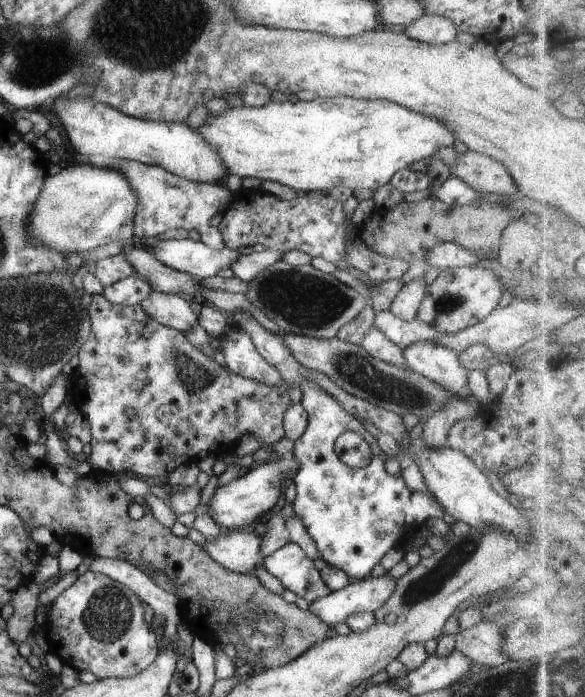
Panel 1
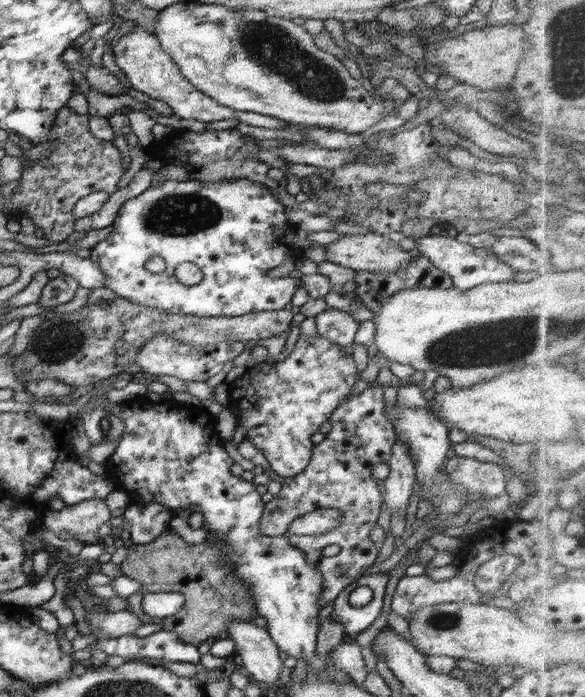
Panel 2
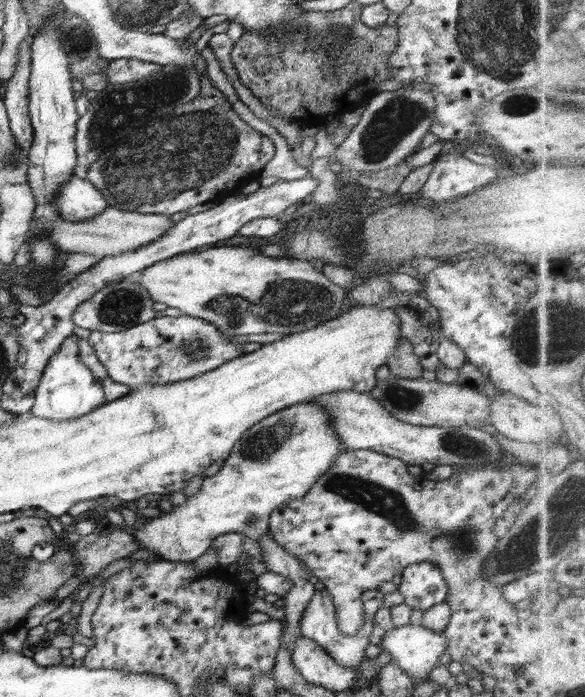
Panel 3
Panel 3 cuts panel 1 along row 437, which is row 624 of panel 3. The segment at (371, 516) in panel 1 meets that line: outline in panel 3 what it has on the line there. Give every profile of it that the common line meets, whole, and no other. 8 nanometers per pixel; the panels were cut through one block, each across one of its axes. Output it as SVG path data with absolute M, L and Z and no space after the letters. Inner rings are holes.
M324 589L321 592L317 591L312 598L312 601L304 610L302 618L300 618L300 633L302 637L310 638L321 646L329 655L340 665L348 667L358 667L362 661L366 660L370 654L371 644L369 636L372 634L374 624L374 614L384 607L383 599L384 594L378 590L366 590L361 595L361 602L364 610L364 623L360 627L360 631L356 635L344 635L338 629L338 621L336 621L336 608L332 596Z

